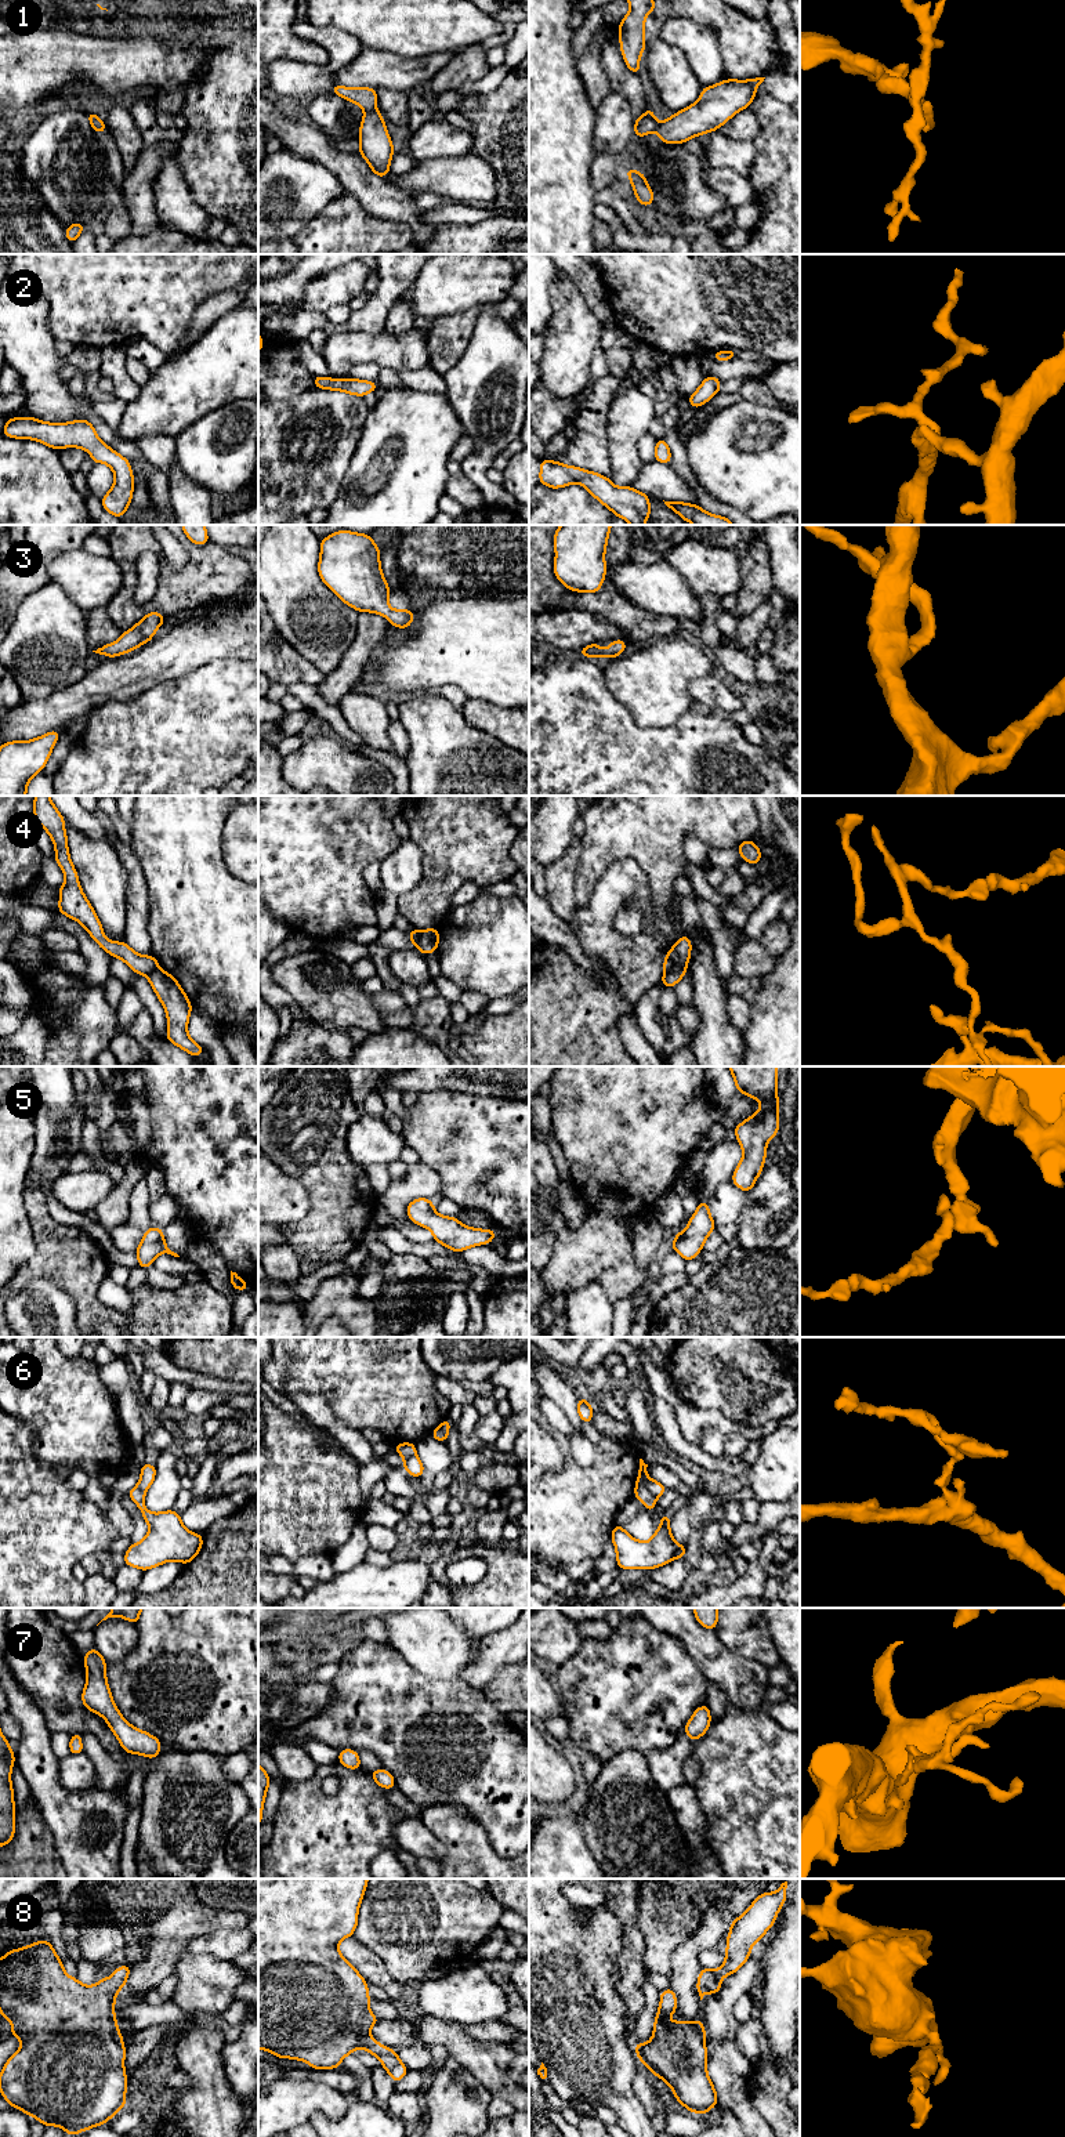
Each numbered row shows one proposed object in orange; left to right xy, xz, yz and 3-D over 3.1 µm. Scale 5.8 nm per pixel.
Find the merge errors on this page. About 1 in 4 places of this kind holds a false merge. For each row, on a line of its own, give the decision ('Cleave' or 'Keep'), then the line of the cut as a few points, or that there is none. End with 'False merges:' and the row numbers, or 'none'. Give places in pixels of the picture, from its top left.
1: Cleave. Split along xz (373, 109), (365, 112)
2: Keep. No split
3: Keep. No split
4: Cleave. Split along yz (685, 966), (665, 973)
5: Keep. No split
6: Cleave. Split along yz (638, 1478), (656, 1498)
7: Keep. No split
8: Keep. No split
False merges: 1, 4, 6

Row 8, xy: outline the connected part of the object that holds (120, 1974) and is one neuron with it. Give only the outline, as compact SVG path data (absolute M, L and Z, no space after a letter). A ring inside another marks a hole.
M50 1941L11 1949L0 1959L0 2014L11 2022L10 2036L22 2042L0 2072L0 2093L8 2105L47 2126L58 2126L68 2136L108 2123L126 2105L128 2079L124 2071L126 2047L115 2017L115 2000L130 1975L130 1966L117 1967L109 1978L83 1985L68 1975Z

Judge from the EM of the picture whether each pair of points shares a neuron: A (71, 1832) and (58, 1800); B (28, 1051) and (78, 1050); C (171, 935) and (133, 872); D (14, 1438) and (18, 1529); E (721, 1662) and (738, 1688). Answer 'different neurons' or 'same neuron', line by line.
A: same neuron
B: different neurons
C: different neurons
D: same neuron
E: same neuron

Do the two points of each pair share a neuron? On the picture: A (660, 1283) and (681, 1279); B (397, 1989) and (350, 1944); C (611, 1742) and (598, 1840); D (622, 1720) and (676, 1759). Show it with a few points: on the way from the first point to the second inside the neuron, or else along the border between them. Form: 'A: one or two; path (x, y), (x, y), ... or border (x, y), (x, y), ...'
A: one; path (666, 1283), (676, 1281)
B: one; path (384, 1980), (361, 1956)
C: two; border (640, 1750), (623, 1749), (602, 1763)
D: two; border (683, 1730), (672, 1745), (645, 1753)

